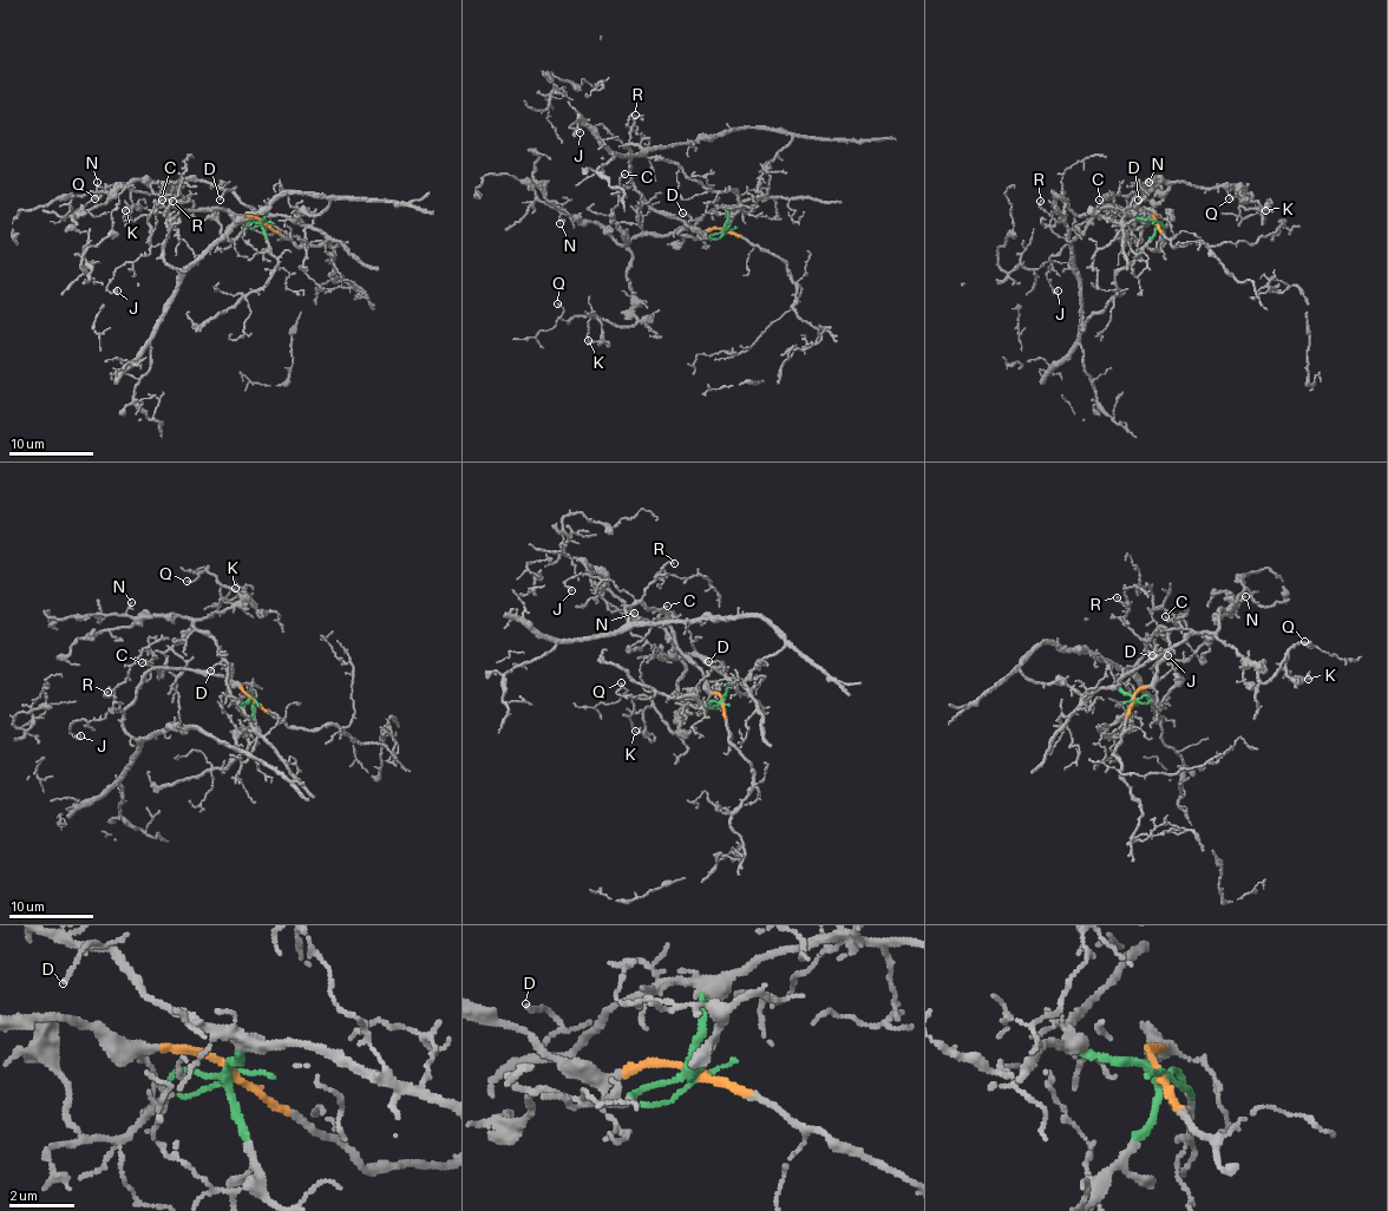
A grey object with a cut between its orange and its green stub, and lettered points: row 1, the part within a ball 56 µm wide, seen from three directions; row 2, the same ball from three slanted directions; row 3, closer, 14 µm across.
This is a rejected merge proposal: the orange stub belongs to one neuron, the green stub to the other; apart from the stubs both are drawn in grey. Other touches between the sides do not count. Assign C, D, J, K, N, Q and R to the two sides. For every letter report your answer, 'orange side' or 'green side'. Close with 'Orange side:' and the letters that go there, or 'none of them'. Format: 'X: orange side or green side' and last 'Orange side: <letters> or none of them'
C: green side
D: green side
J: orange side
K: green side
N: green side
Q: green side
R: orange side
Orange side: J, R

